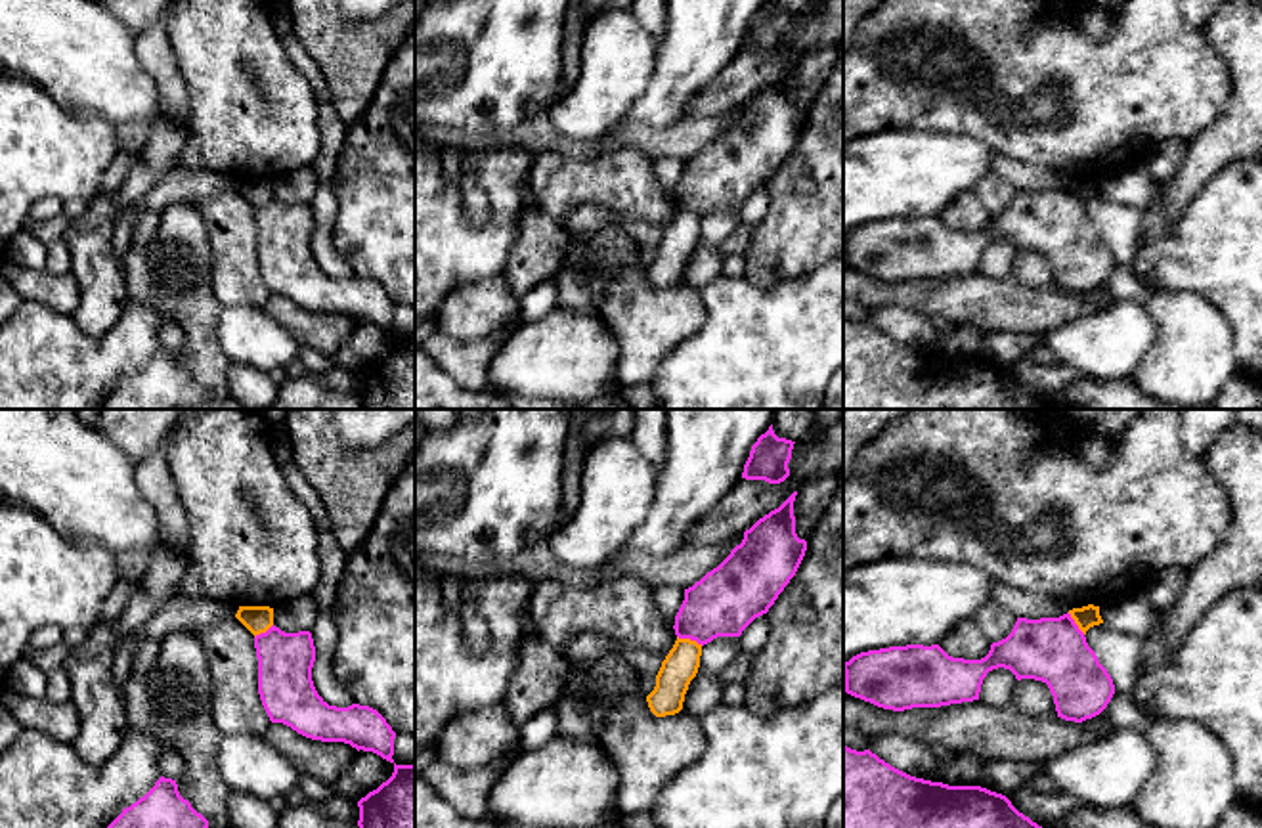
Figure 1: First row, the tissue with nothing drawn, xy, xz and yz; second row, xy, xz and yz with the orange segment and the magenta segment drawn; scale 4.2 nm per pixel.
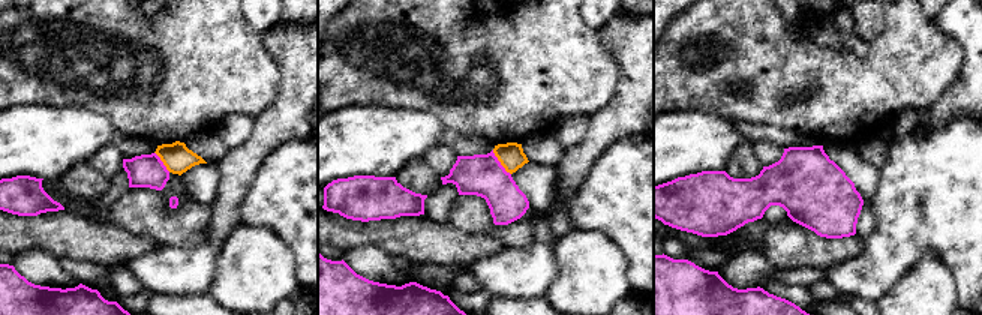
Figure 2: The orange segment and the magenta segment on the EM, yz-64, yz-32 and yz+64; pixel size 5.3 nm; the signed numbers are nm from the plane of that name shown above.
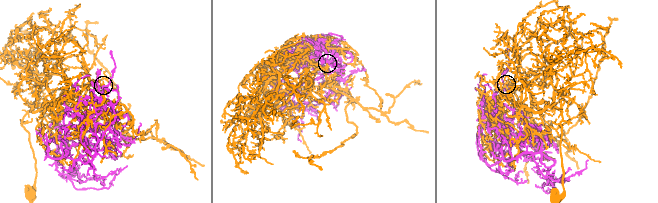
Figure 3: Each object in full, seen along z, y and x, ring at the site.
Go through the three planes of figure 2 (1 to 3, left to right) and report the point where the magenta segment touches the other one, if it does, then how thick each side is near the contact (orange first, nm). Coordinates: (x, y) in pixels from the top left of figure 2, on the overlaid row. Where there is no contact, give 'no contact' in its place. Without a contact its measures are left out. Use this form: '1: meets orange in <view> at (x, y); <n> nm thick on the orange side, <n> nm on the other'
1: meets orange in yz-64 at (162, 161); 160 nm thick on the orange side, 180 nm on the other
2: meets orange in yz-32 at (499, 161); 140 nm thick on the orange side, 220 nm on the other
3: no contact

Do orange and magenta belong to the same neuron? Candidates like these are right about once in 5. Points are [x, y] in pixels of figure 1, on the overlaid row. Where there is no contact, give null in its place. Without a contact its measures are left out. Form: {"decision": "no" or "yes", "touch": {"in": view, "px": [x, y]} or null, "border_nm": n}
{"decision": "no", "touch": {"in": "xz", "px": [689, 639]}, "border_nm": 120}

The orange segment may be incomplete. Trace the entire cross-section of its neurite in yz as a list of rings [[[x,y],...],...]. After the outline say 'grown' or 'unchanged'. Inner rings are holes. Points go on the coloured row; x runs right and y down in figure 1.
[[[1094,604],[1073,608],[1069,610],[1069,614],[1084,635],[1090,627],[1103,623],[1099,616],[1099,606]]] | unchanged

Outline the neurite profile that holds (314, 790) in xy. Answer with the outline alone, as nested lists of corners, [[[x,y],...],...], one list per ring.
[[[300,774],[298,790],[304,794],[308,801],[323,803],[337,795],[335,784],[325,784],[314,776]]]

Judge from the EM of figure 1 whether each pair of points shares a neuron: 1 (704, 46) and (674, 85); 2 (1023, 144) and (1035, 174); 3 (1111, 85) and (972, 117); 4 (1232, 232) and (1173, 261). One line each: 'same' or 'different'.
1: same
2: different
3: same
4: same

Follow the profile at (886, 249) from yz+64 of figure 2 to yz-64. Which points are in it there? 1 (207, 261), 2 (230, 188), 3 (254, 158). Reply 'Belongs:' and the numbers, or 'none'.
Belongs: 1

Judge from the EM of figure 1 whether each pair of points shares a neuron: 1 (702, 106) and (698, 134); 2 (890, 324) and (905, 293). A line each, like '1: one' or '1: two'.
1: two
2: two

